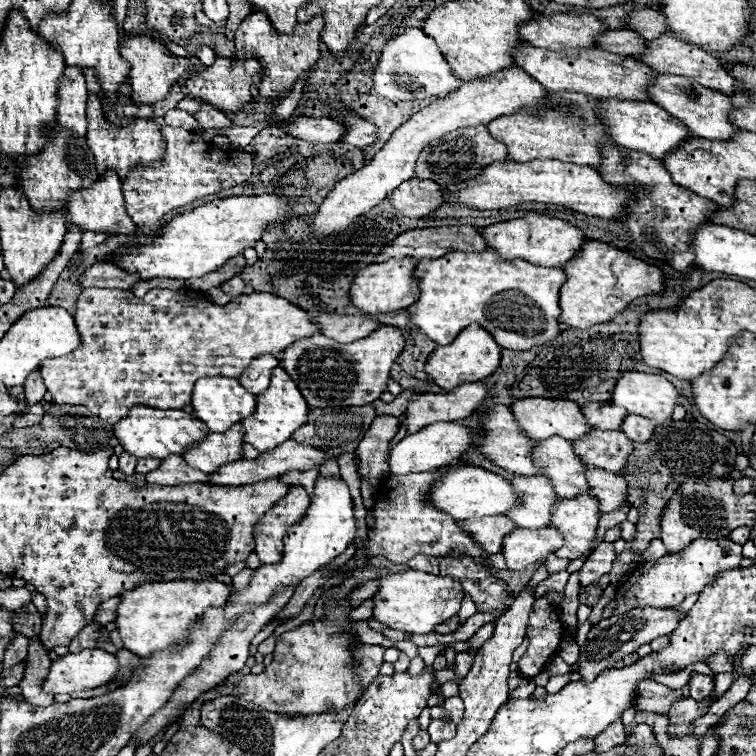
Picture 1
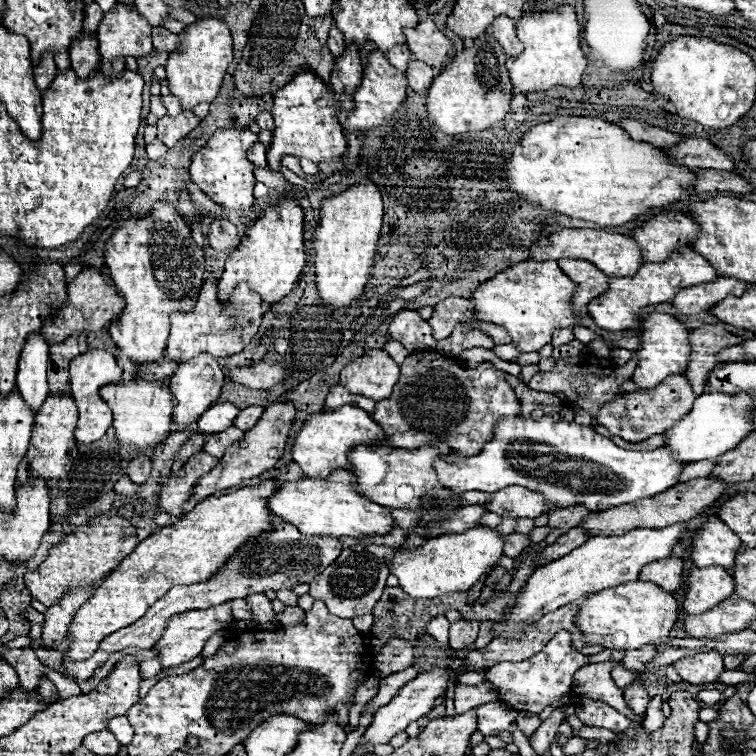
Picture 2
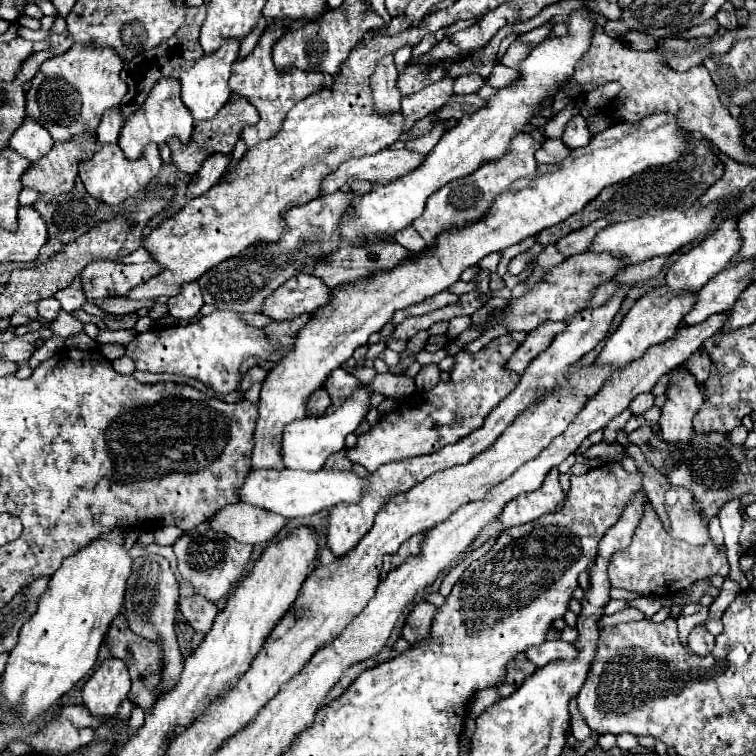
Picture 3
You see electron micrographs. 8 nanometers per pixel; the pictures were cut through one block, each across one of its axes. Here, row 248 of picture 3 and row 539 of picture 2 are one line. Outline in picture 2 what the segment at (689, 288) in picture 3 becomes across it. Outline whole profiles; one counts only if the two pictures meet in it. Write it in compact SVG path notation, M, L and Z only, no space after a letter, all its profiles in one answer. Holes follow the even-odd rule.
M714 516L704 520L702 526L690 536L692 538L692 554L690 560L704 568L704 566L724 566L732 568L734 558L740 544L740 538L730 530L720 524Z

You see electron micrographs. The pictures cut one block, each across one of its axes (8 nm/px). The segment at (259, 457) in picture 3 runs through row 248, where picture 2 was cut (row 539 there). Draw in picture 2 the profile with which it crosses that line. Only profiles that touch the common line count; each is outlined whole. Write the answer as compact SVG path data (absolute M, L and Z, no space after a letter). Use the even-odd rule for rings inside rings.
M472 528L472 532L438 536L438 538L426 540L424 544L412 548L412 550L400 550L400 552L394 554L392 560L388 560L388 568L398 578L400 588L410 598L436 598L436 596L442 596L446 592L466 592L466 590L470 590L482 576L486 576L494 568L494 564L502 556L502 546L504 546L504 536L498 536L496 530Z

